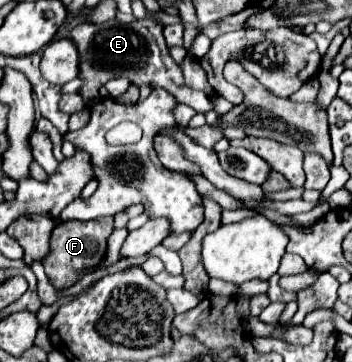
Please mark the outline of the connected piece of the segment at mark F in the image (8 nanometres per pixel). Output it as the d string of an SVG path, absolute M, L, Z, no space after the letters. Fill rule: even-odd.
M101 217L93 221L61 221L55 225L51 233L51 251L43 259L45 273L55 287L69 287L73 283L73 275L81 271L81 267L95 267L101 263L101 255L105 255L105 243L109 233L113 231L113 217Z

